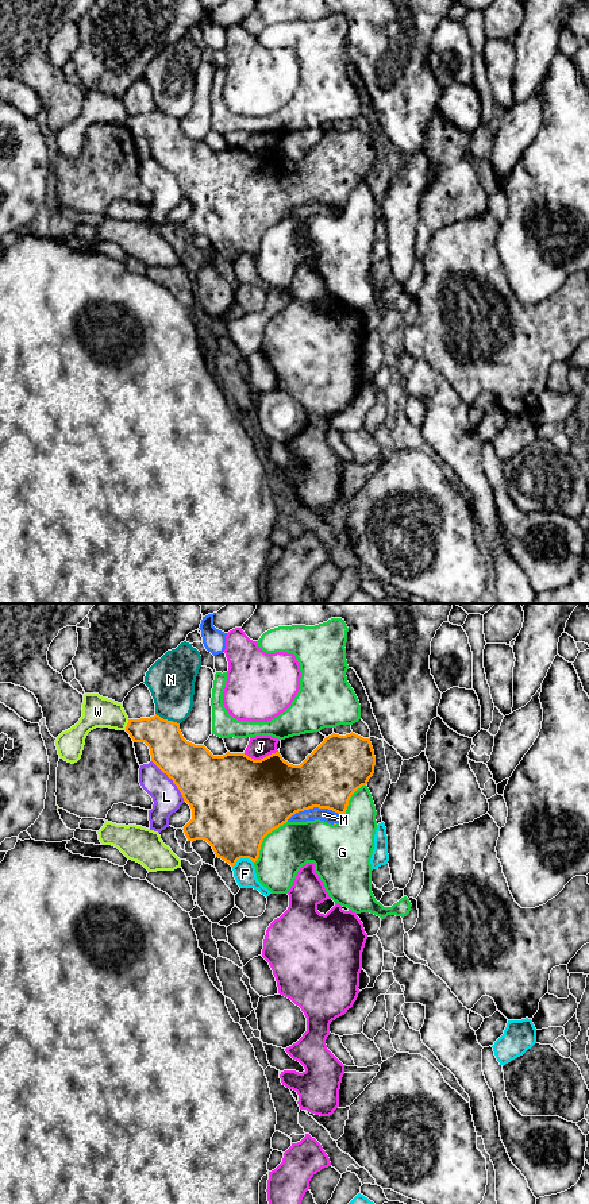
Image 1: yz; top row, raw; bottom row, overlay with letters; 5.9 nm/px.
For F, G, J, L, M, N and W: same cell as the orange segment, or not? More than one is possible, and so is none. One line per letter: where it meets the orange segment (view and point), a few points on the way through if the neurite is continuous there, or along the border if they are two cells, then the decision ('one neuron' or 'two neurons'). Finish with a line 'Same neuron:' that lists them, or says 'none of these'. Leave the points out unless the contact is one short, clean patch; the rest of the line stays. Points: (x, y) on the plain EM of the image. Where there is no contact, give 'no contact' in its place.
F: yz (242, 253) | two neurons
G: yz (262, 235) | two neurons
J: yz (261, 154) | two neurons
L: yz (172, 174) | two neurons
M: yz (315, 201) | two neurons
N: yz (166, 115) | two neurons
W: yz (127, 120) | along yz (129, 115), (124, 124) | two neurons
Same neuron: none of these

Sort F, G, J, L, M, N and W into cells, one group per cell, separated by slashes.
F / G / J / L / M / N / W

